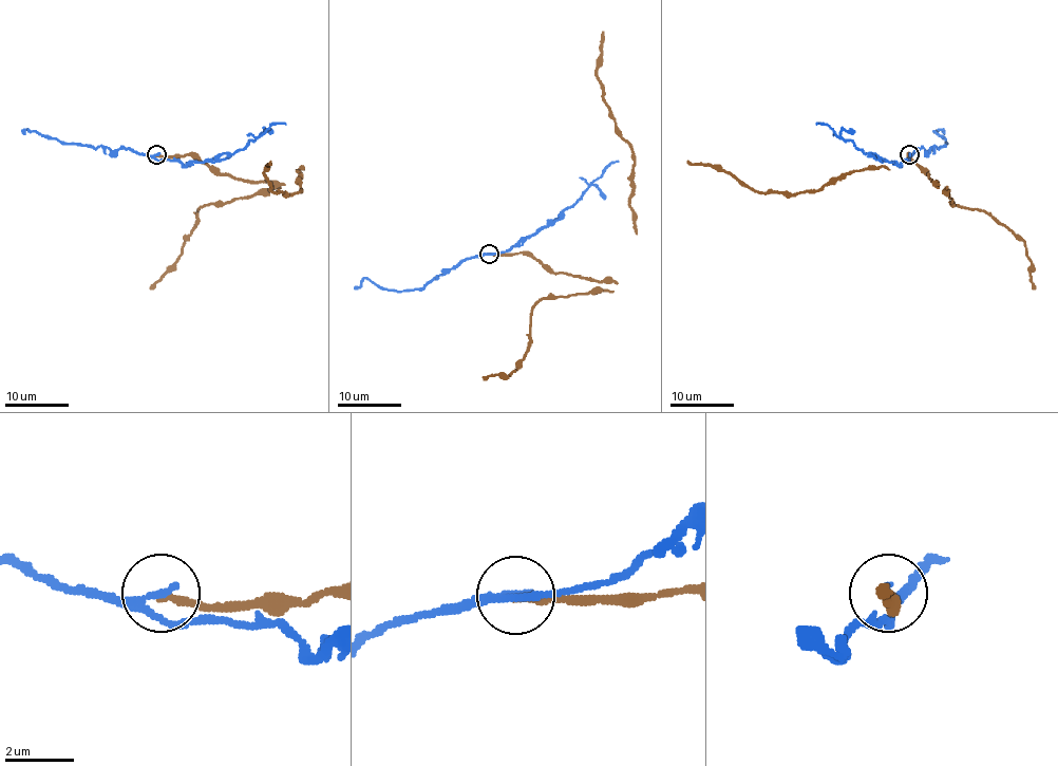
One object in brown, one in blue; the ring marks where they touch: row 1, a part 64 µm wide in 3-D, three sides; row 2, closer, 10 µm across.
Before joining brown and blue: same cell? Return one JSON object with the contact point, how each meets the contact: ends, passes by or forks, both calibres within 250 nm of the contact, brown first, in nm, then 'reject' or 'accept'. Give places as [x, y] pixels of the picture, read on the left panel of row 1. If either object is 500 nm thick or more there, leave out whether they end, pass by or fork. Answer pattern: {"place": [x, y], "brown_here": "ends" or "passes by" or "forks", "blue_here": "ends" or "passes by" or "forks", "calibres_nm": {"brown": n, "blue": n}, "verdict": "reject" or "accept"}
{"place": [156, 154], "brown_here": "ends", "blue_here": "passes by", "calibres_nm": {"brown": 200, "blue": 200}, "verdict": "reject"}

